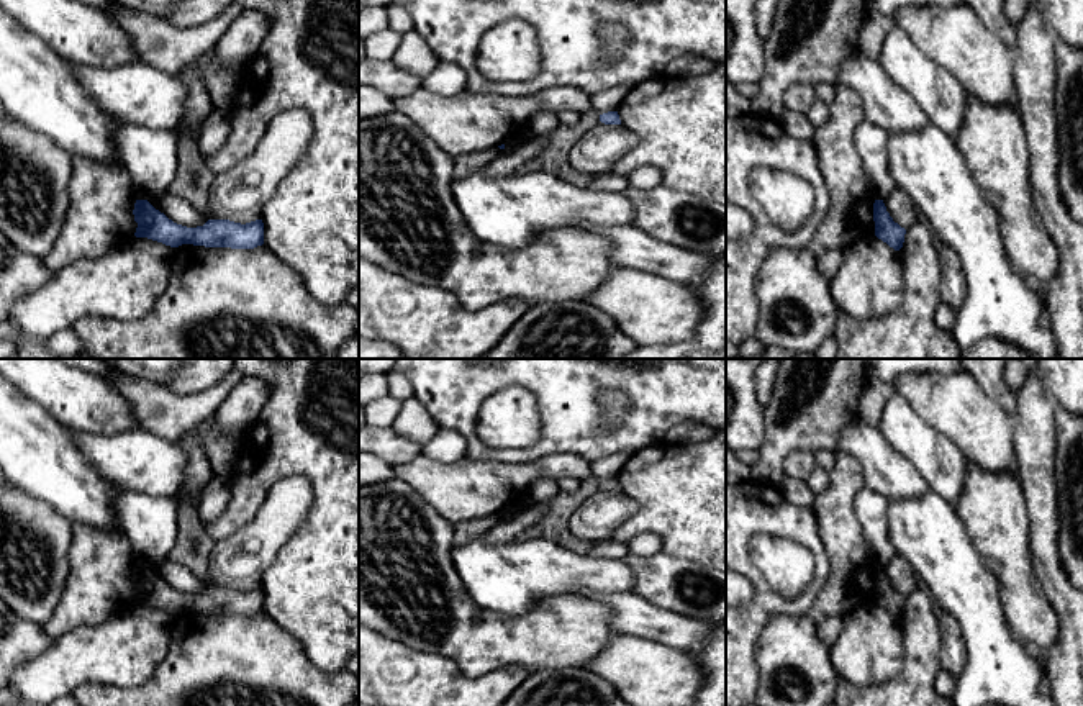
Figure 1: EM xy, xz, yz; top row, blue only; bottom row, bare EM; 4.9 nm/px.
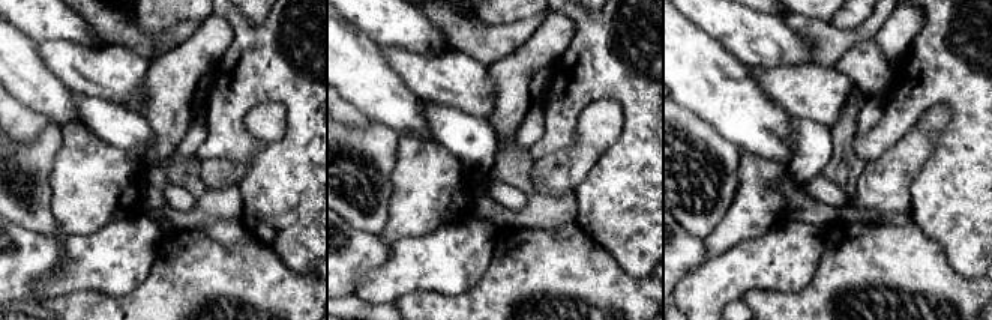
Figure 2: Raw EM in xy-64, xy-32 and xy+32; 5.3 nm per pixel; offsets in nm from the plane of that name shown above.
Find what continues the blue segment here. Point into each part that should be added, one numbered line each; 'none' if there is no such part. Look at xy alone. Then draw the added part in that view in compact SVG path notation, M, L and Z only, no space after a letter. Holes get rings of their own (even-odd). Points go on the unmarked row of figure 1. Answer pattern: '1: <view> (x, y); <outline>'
none

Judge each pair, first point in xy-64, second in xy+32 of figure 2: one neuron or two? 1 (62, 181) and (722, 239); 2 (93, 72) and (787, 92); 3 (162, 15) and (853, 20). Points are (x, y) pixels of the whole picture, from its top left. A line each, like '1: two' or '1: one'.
1: one
2: one
3: one

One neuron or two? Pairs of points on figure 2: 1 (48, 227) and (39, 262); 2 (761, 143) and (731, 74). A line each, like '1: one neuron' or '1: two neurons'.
1: two neurons
2: one neuron

